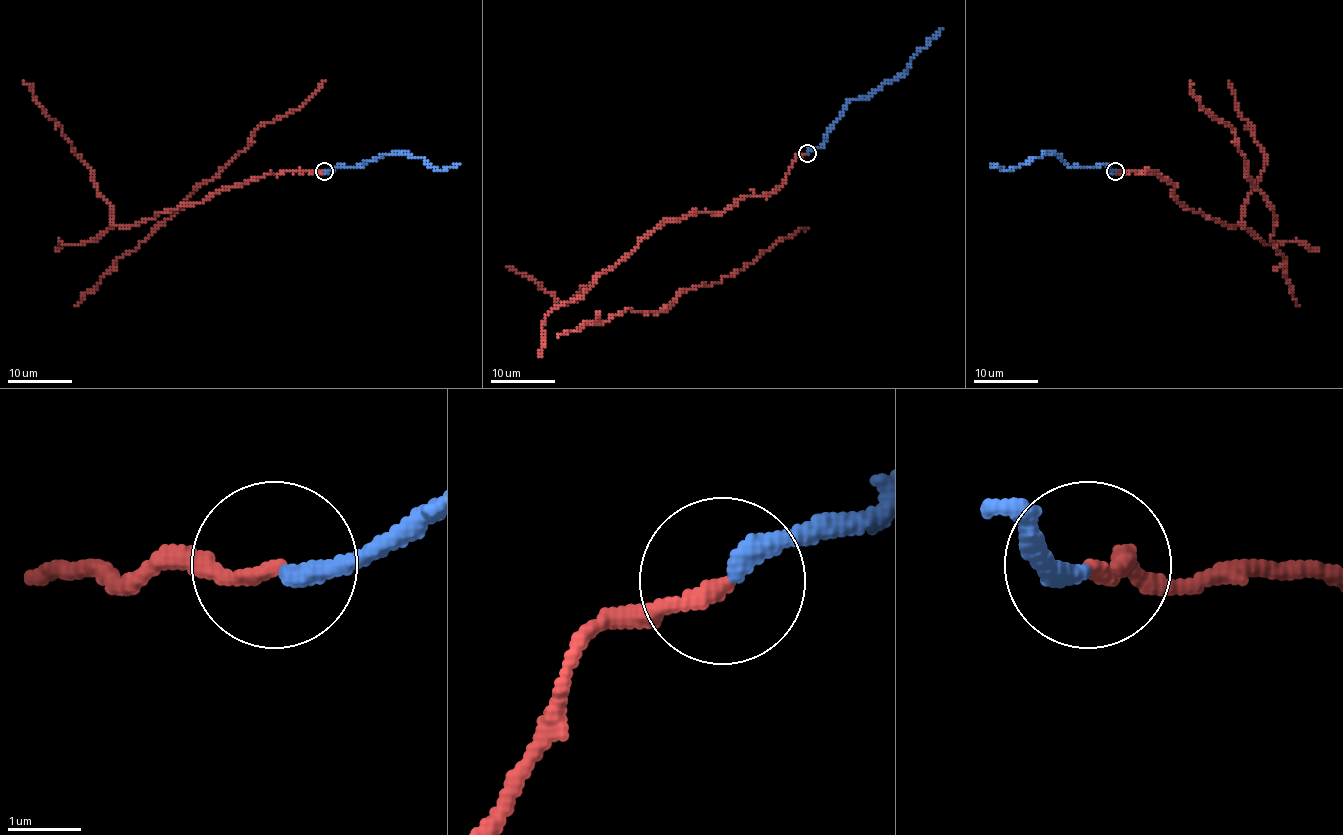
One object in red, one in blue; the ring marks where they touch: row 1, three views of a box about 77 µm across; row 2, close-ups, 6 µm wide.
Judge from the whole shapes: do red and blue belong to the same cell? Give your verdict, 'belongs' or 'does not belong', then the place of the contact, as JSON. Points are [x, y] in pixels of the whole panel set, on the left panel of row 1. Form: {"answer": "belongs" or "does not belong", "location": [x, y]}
{"answer": "does not belong", "location": [324, 171]}

